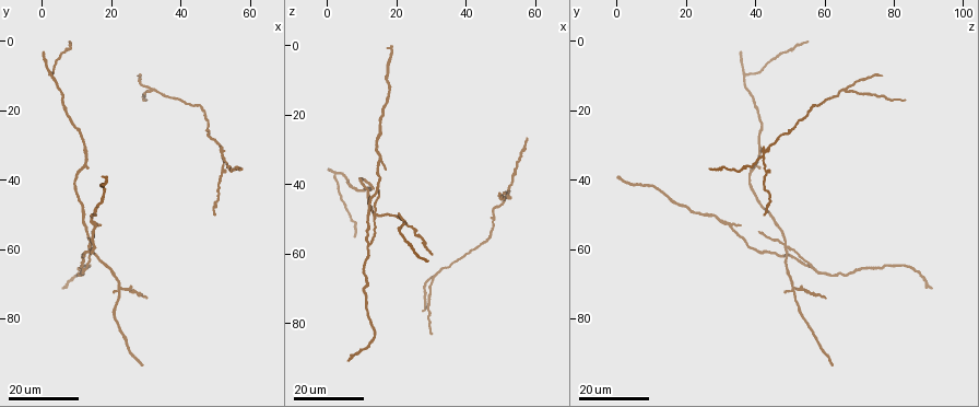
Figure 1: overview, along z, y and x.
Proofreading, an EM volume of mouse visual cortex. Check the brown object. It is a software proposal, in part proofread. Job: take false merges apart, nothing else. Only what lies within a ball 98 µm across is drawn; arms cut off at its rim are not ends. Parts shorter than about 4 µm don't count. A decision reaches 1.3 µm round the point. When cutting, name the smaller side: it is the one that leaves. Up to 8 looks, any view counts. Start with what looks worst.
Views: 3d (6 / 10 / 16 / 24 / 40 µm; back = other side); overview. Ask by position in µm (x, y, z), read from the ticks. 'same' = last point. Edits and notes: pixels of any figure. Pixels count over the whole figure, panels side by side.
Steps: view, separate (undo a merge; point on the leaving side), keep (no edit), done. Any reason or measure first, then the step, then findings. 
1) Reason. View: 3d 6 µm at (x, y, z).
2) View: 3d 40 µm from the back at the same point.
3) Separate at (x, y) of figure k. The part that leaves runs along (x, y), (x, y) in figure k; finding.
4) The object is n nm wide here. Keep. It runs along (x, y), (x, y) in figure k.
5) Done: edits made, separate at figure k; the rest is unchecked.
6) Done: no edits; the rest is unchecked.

Four-way junction. View: 3d 16 µm at (22.0, 70.5, 51.5).

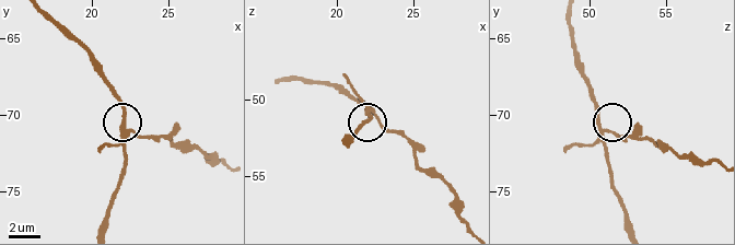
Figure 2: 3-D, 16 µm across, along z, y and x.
View: 3d 10 µm at (22.4, 71.2, 51.0).

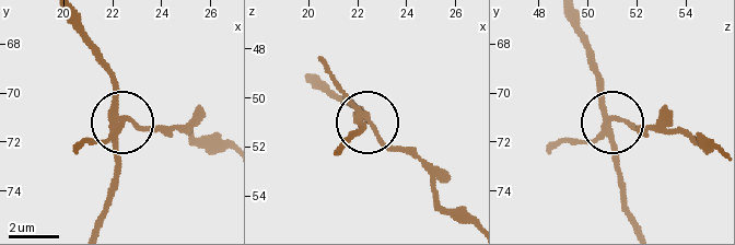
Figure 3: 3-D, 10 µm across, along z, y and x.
The side arm is 14 µm long. Separate at (139, 126) of figure 3. The part that leaves runs along (123, 121), (185, 128), (197, 138), (222, 142) in figure 3; two neurons meet here.

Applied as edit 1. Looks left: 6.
View: overview.

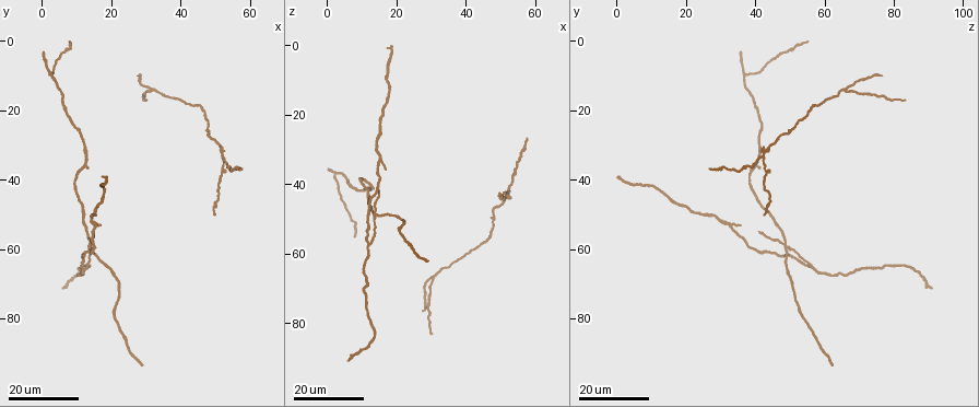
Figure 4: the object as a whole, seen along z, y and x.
Side arm on a straight run. View: 3d 24 µm at (31.5, 15.0, 65.5).

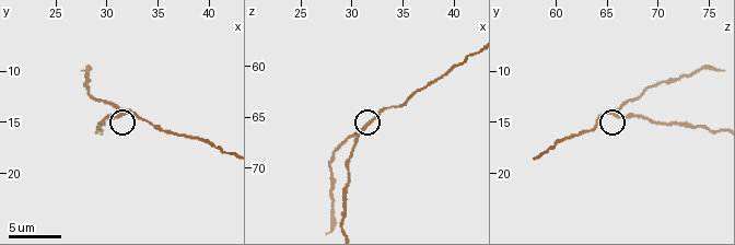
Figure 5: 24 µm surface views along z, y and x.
View: 3d 6 µm at (31.2, 14.4, 65.6).

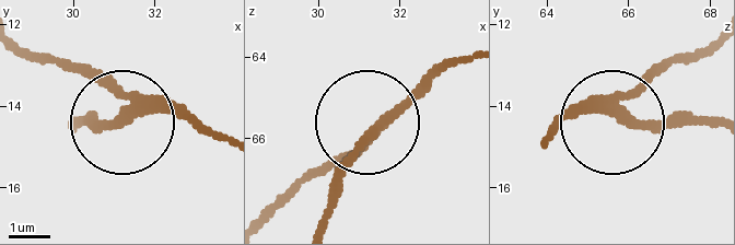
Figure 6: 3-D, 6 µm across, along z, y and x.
The object is 220 nm wide here. Separate at (116, 127) of figure 6. The part that leaves runs along (156, 109), (80, 126) in figure 6; a second neuron is stuck on.

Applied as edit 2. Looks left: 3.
Two arms in line, one across. View: 3d 24 µm at (51.5, 33.5, 41.5).

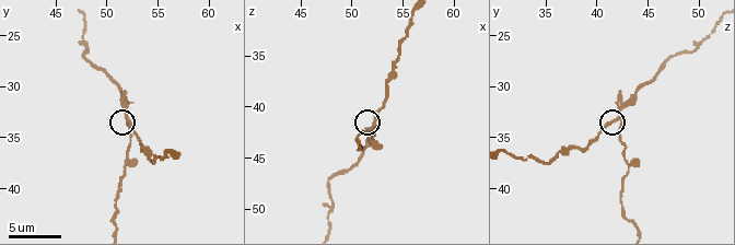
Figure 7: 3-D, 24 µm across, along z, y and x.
View: 3d 10 µm at (52.0, 33.2, 42.2).

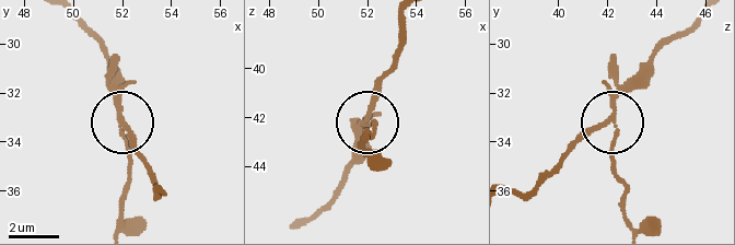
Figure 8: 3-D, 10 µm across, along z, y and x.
View: 3d 10 µm from the back at (52.0, 33.1, 41.9).

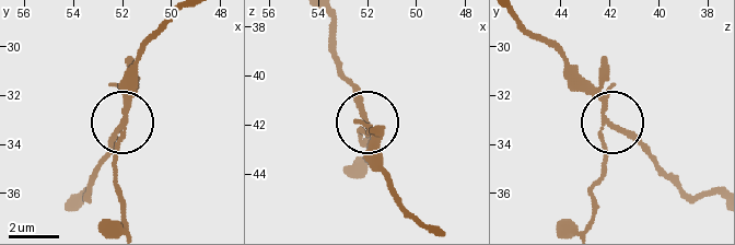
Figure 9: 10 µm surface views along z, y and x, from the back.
Separate at (605, 147) of figure 9. The part that leaves runs along (604, 109), (604, 171), (591, 196), (590, 226) in figure 9; two neurons meet here.

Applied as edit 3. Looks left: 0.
Done: edits made, separate at figure 3, separate at figure 6, separate at figure 9; the rest is unchecked.

